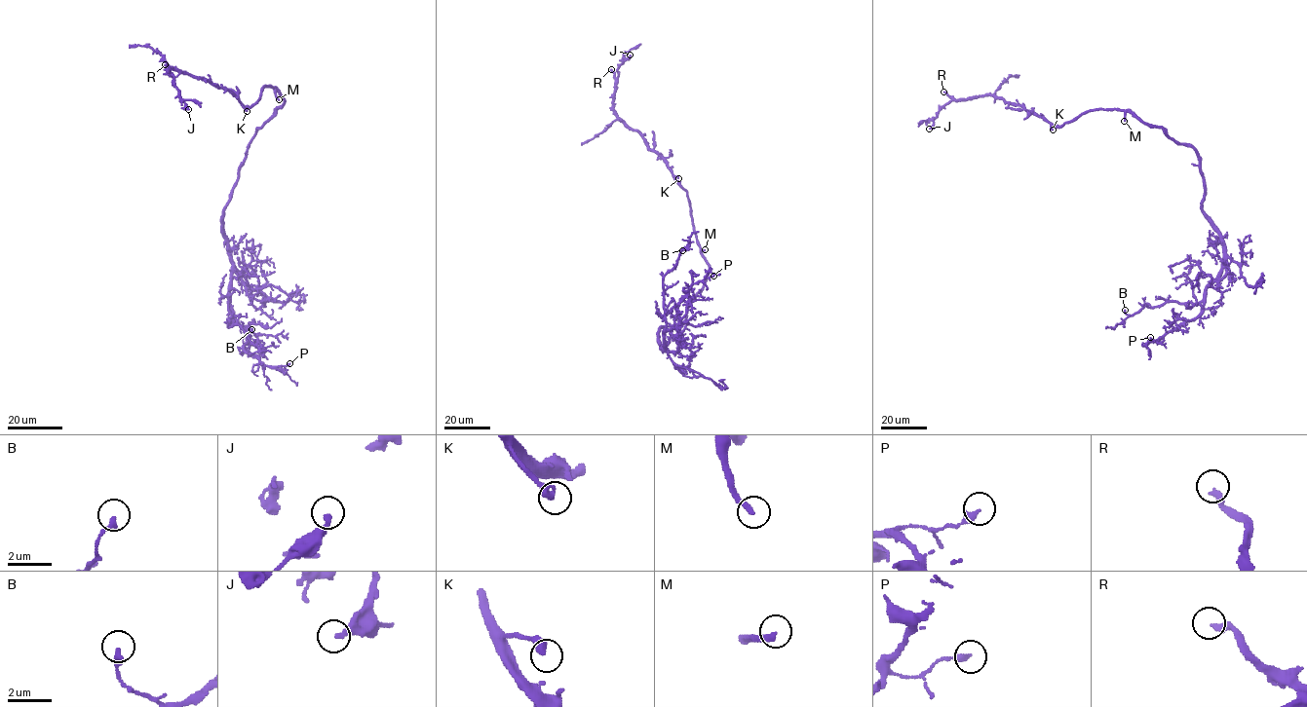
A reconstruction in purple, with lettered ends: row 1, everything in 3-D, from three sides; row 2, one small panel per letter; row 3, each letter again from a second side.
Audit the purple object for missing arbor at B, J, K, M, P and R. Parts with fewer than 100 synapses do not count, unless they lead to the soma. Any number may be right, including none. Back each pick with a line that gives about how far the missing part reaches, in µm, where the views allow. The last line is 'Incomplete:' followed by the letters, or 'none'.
M: missing 35 µm
Incomplete: M

